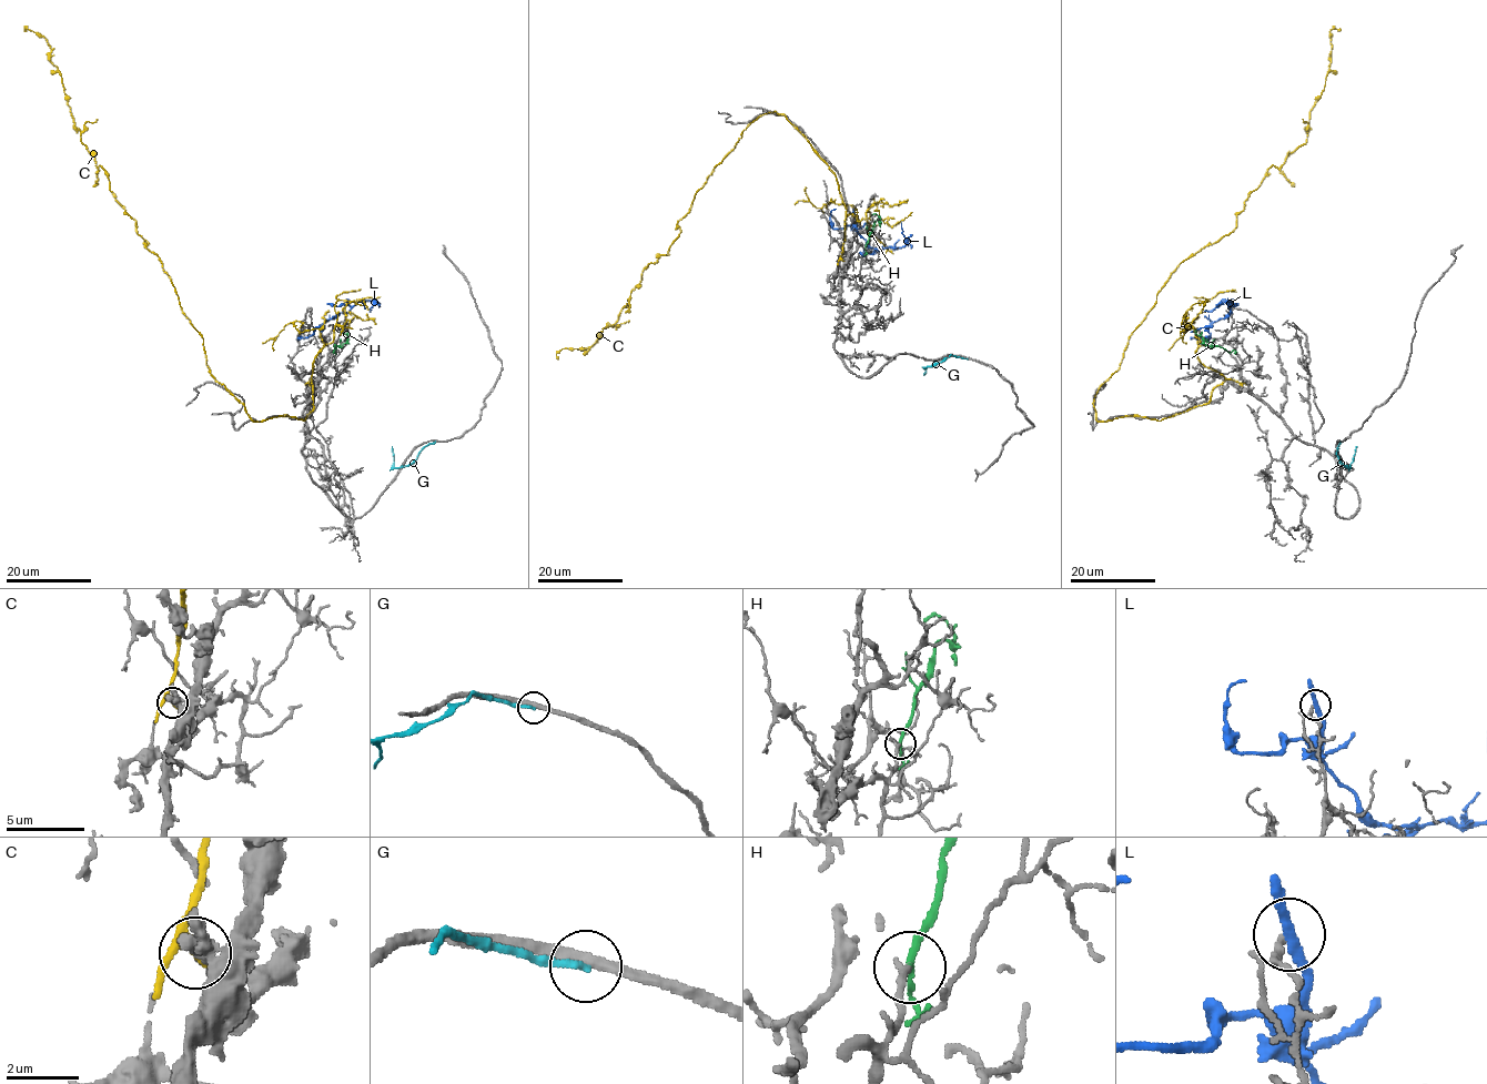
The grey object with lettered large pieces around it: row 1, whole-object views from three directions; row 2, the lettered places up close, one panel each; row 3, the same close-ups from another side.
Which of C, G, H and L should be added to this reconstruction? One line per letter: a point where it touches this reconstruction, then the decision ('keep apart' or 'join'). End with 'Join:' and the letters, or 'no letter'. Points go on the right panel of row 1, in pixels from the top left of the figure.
C: meets grey at (1241, 385); keep apart
G: meets grey at (1339, 442); keep apart
H: meets grey at (1230, 352); join
L: meets grey at (1197, 330); keep apart
Join: H

